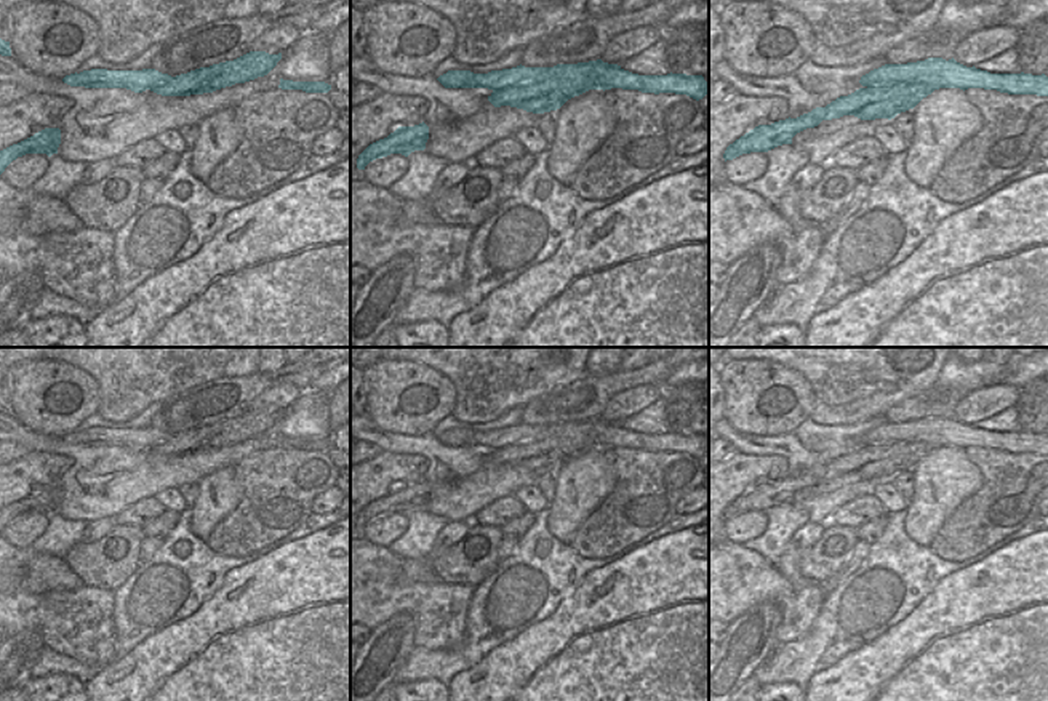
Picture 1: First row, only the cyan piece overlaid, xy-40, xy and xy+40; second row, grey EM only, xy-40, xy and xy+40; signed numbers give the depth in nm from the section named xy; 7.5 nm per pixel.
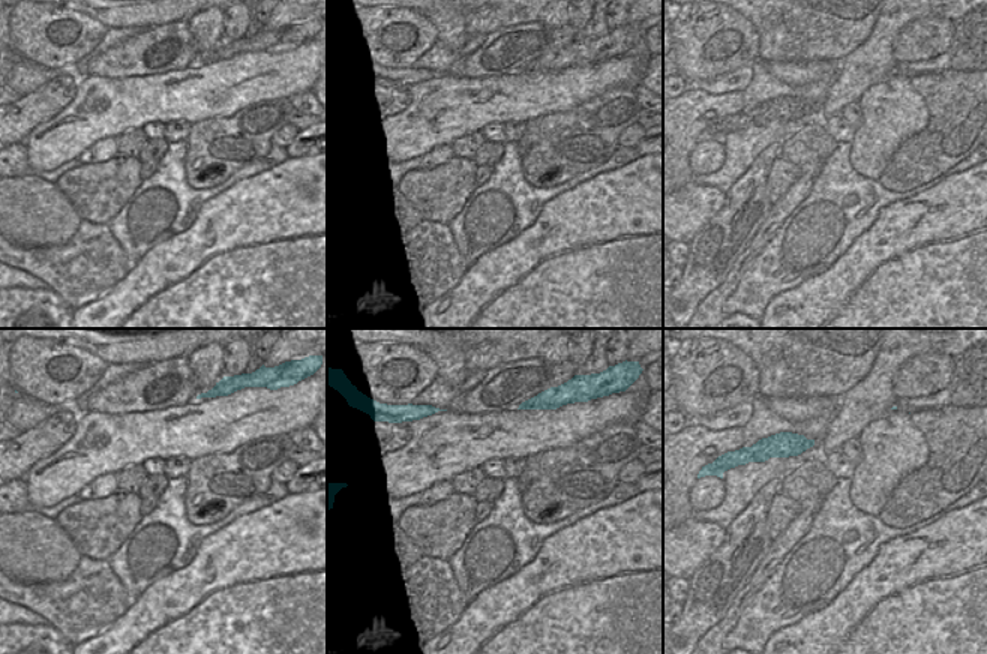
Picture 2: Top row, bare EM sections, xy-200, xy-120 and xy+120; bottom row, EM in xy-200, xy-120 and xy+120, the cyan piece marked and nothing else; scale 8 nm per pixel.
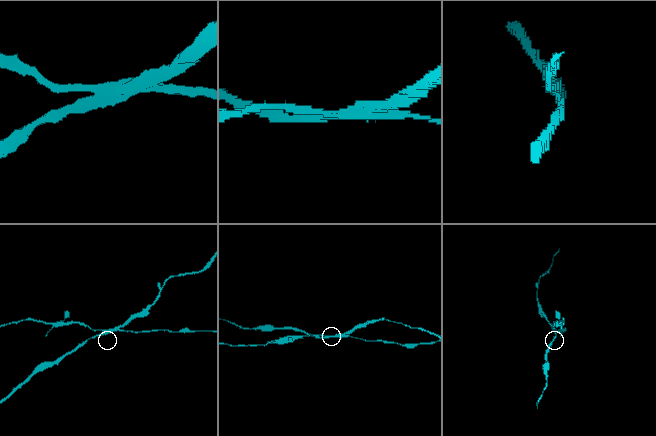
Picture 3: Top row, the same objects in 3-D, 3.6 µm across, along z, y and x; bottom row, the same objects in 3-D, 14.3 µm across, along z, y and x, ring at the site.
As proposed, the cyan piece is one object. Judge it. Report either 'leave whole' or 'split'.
split

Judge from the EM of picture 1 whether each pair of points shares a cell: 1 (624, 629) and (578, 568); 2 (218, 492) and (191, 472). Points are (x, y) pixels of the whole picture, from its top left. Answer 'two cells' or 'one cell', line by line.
1: two cells
2: two cells

